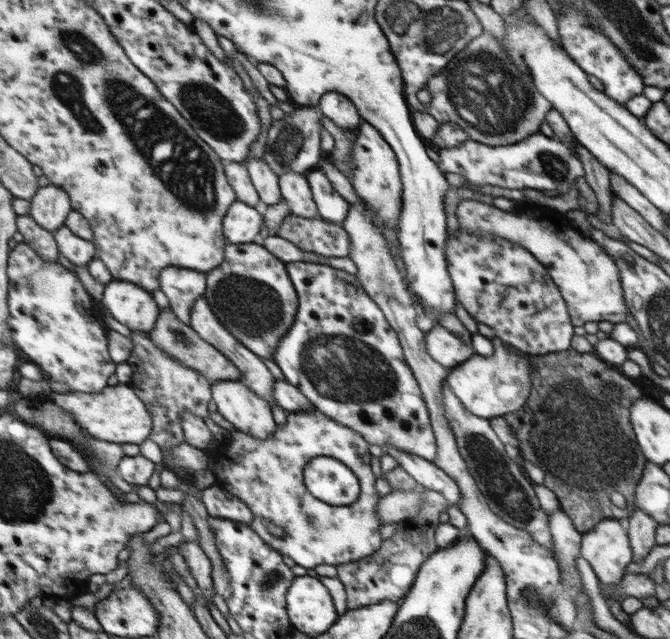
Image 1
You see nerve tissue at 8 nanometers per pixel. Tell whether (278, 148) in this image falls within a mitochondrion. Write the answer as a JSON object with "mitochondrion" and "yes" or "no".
{"mitochondrion":"yes"}

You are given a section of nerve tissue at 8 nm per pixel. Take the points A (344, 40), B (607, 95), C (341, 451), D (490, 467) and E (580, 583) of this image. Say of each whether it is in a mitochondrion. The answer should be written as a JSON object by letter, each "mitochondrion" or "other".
{"A":"other","B":"other","C":"other","D":"mitochondrion","E":"other"}

